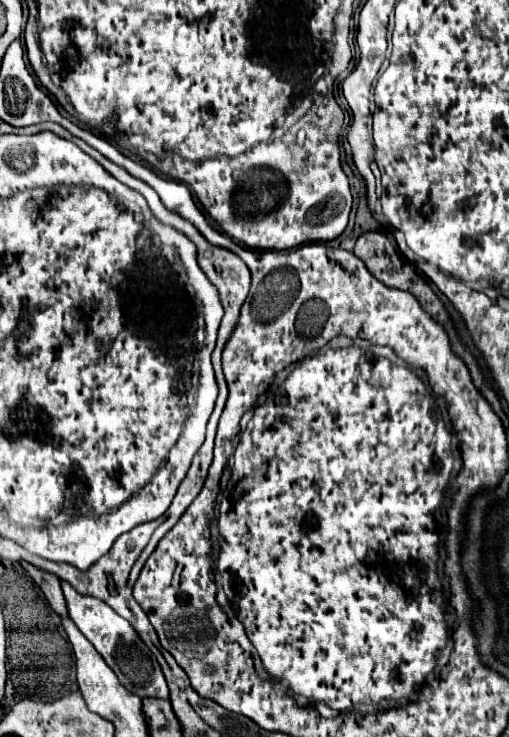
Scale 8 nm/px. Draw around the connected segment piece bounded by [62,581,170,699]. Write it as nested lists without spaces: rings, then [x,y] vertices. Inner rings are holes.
[[[62,581],[62,591],[68,603],[70,619],[76,623],[76,627],[86,635],[86,639],[98,649],[98,653],[104,657],[104,661],[110,665],[110,669],[116,673],[118,681],[130,689],[130,693],[136,693],[140,699],[154,697],[154,699],[168,699],[170,691],[166,685],[166,679],[162,675],[162,669],[152,655],[152,651],[144,645],[144,641],[138,637],[134,627],[122,619],[112,607],[108,607],[104,601],[94,597],[80,595],[72,585]]]

